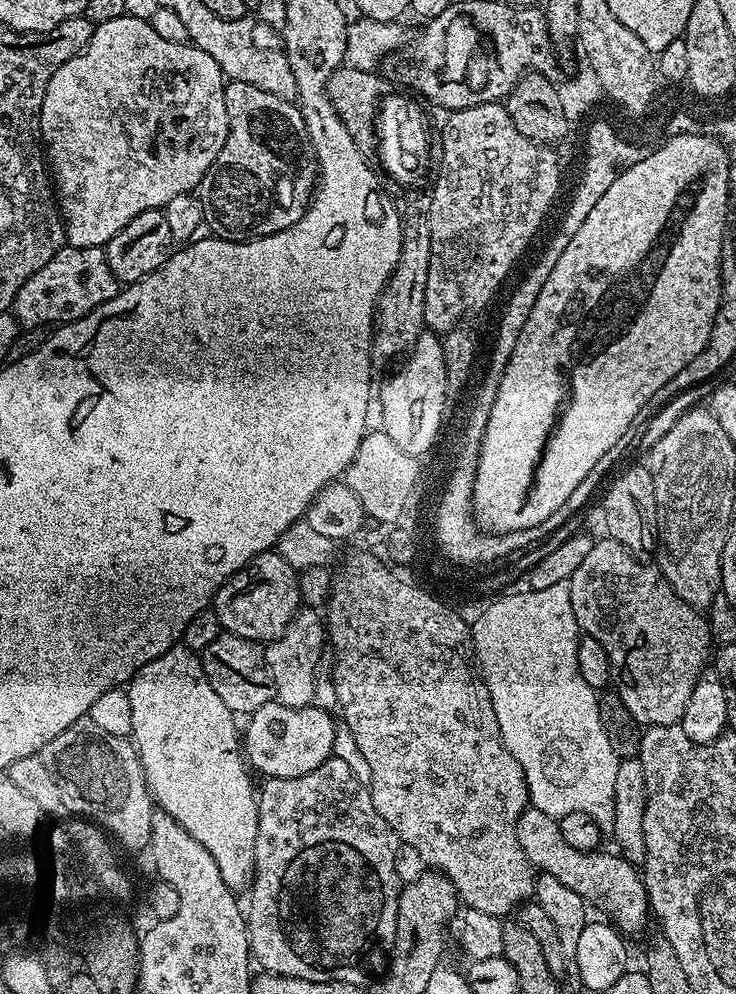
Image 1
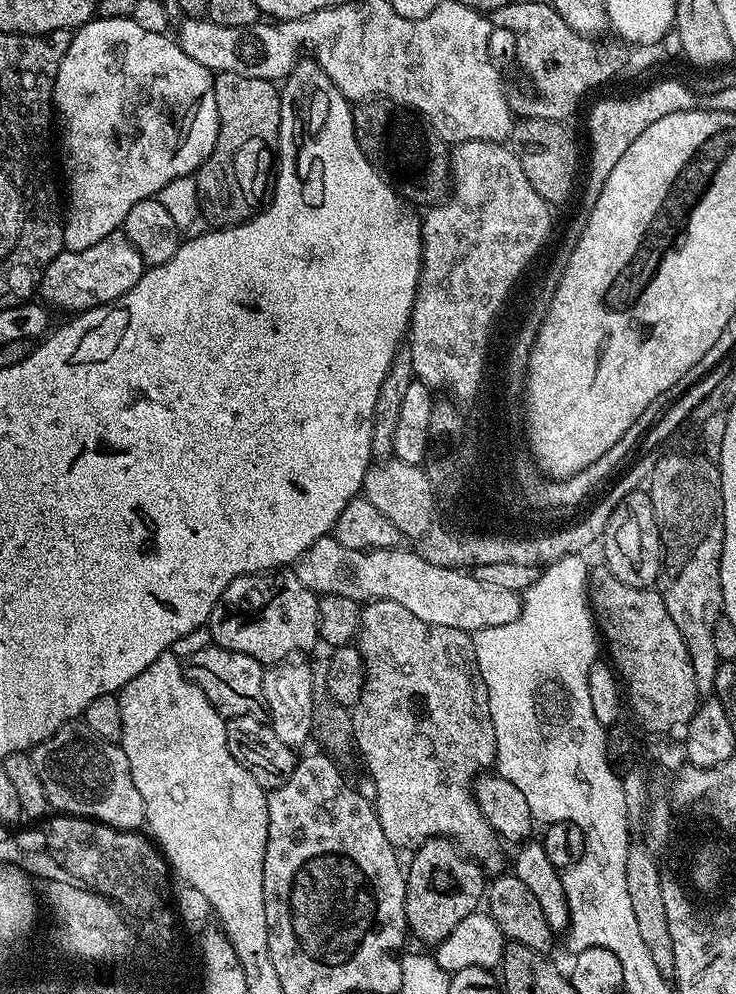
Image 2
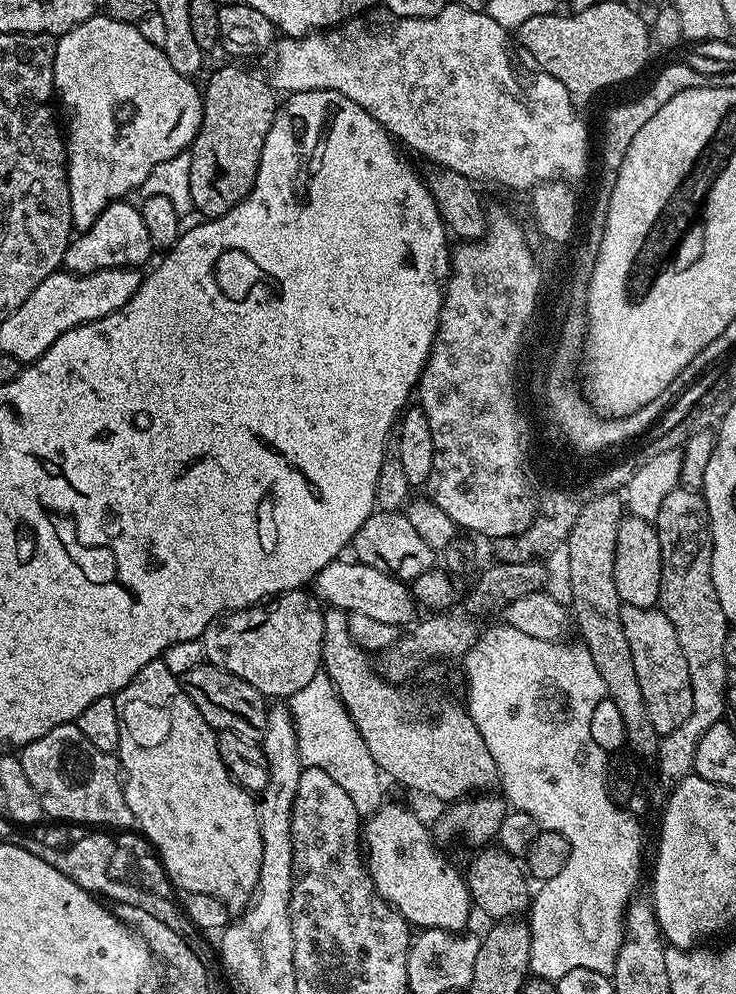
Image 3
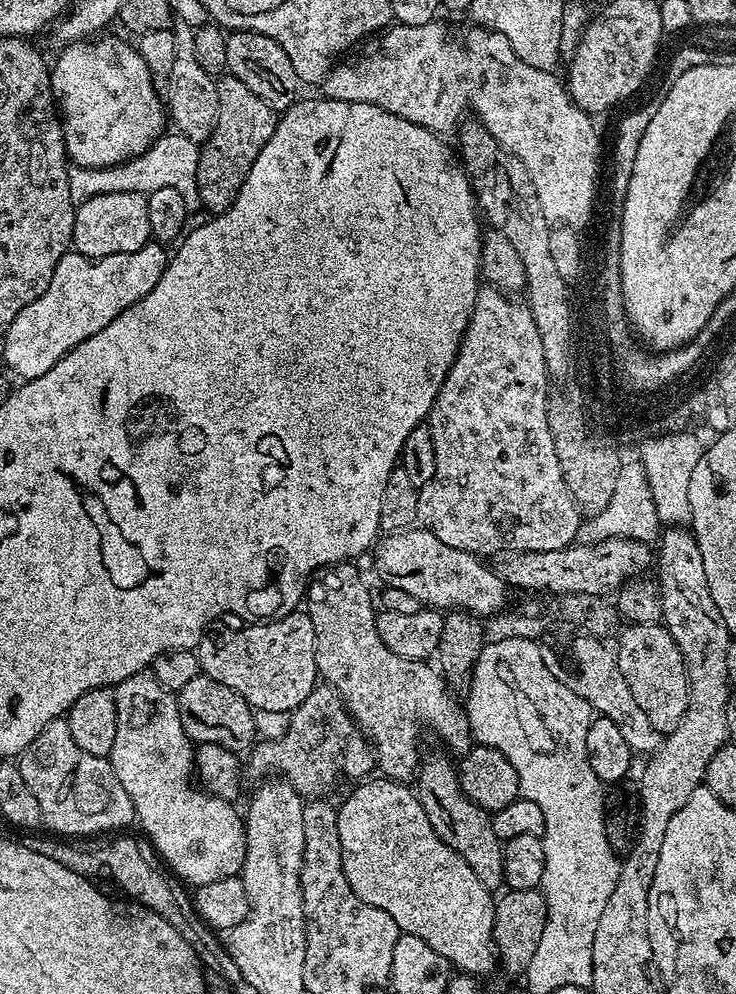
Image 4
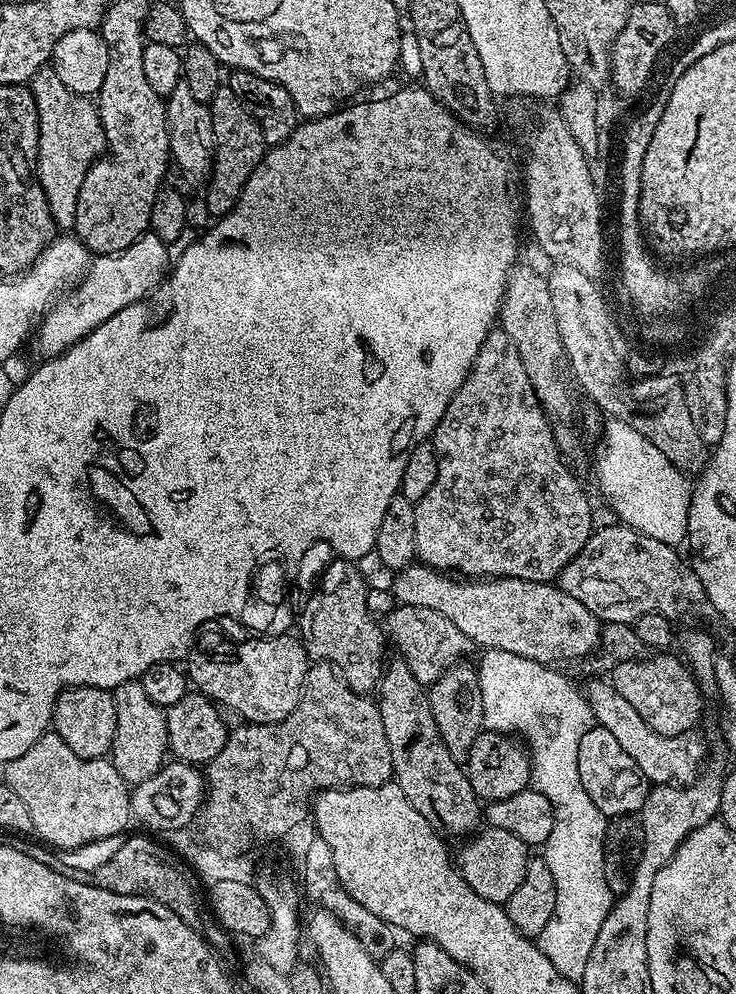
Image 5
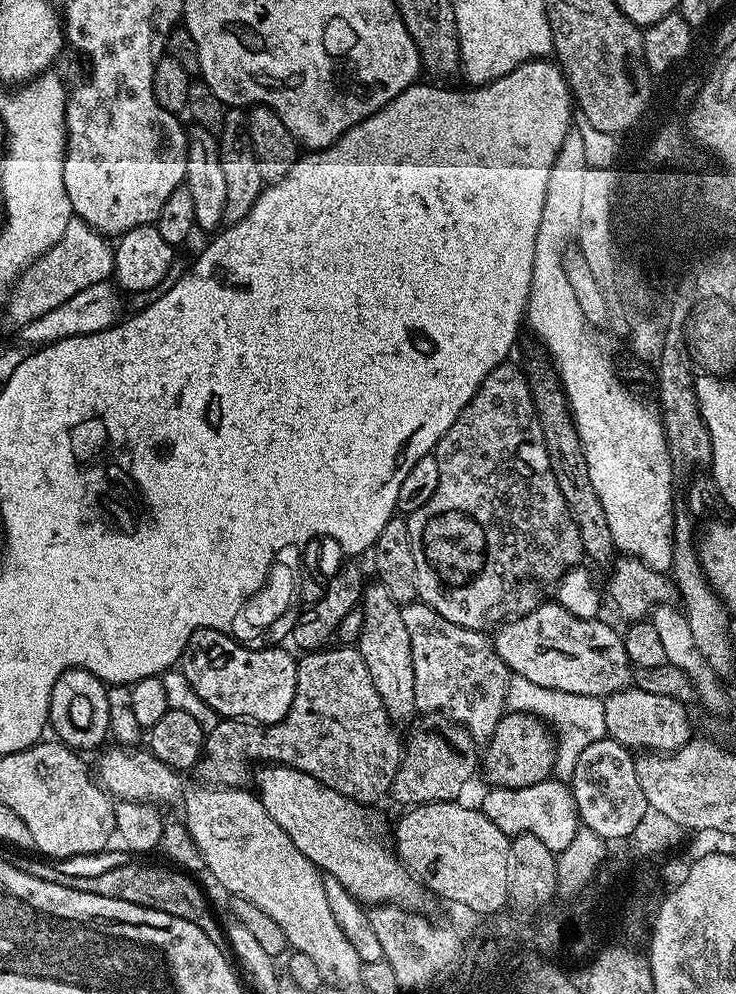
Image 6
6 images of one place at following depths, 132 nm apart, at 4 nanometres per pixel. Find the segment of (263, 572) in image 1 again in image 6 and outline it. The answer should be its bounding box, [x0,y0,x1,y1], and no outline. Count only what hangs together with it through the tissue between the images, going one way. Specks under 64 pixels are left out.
[182,628,298,724]

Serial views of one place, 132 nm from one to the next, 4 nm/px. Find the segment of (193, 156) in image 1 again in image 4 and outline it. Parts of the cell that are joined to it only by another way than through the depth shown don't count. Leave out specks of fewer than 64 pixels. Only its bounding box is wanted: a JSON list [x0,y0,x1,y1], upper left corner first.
[50,34,166,168]

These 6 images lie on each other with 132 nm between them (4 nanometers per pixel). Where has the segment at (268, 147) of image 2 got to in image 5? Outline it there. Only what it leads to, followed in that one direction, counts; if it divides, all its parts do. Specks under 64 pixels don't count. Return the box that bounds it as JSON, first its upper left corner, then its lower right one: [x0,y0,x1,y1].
[204,86,266,218]

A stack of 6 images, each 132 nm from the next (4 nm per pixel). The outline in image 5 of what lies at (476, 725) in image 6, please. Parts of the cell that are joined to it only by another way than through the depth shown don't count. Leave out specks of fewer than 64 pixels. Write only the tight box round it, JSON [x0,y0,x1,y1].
[386,606,470,686]

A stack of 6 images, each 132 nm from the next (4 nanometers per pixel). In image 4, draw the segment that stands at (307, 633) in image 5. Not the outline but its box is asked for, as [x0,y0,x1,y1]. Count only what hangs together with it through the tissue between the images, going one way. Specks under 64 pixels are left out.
[306,562,474,782]

